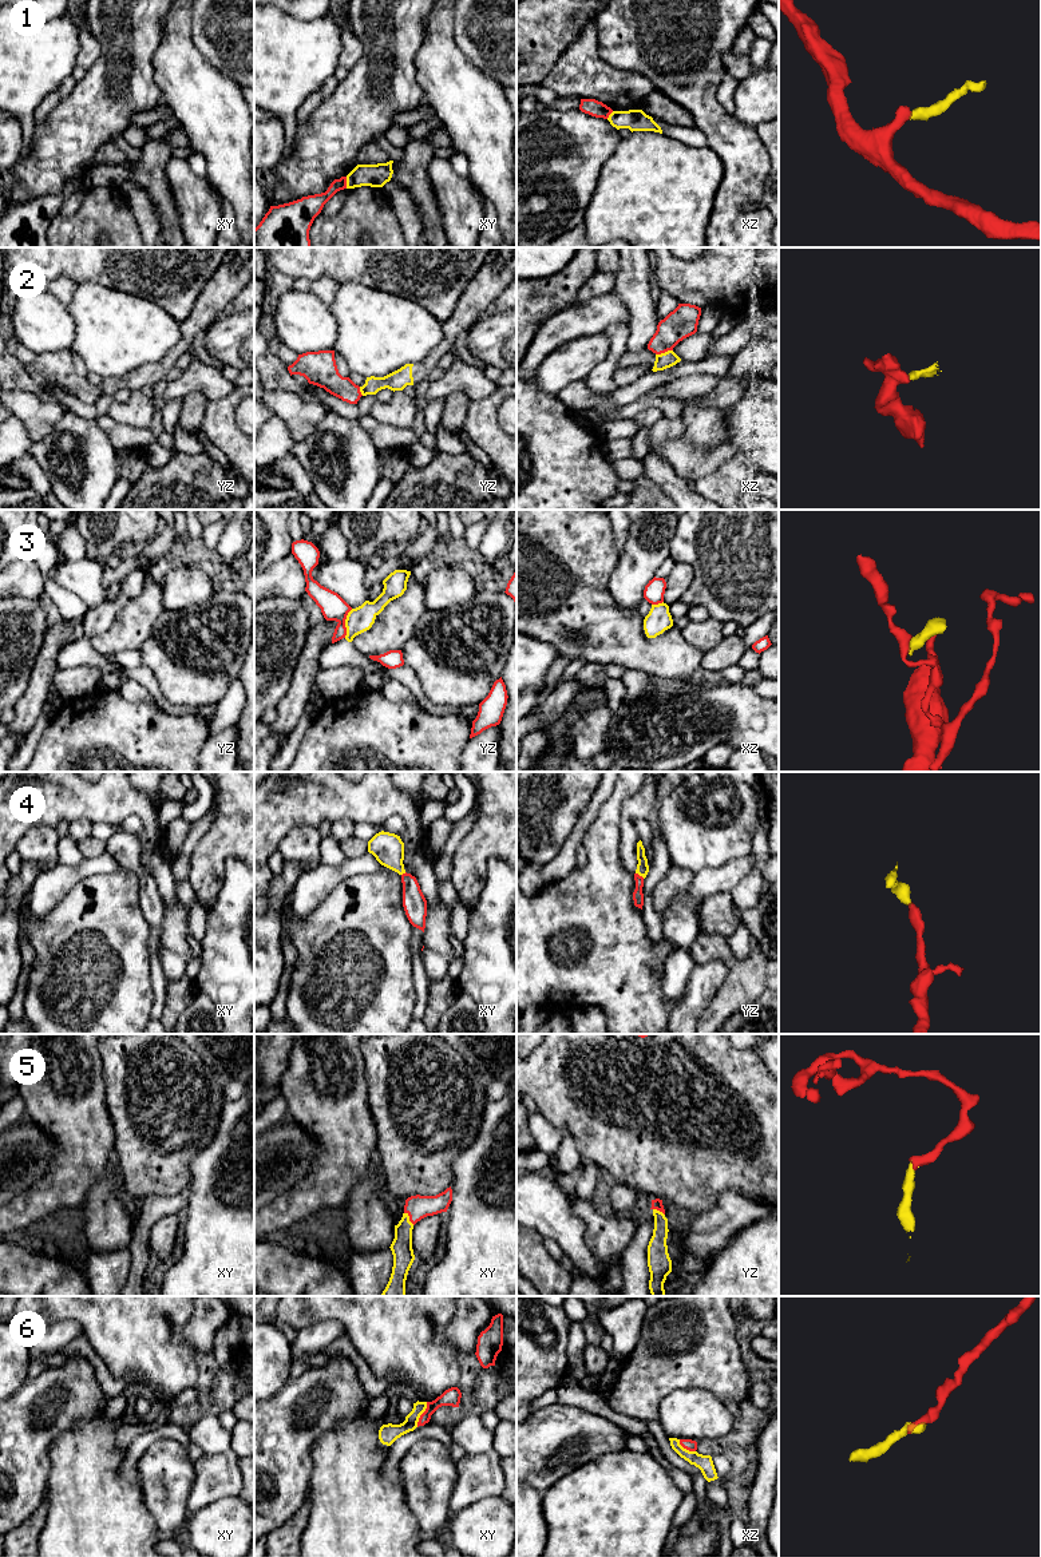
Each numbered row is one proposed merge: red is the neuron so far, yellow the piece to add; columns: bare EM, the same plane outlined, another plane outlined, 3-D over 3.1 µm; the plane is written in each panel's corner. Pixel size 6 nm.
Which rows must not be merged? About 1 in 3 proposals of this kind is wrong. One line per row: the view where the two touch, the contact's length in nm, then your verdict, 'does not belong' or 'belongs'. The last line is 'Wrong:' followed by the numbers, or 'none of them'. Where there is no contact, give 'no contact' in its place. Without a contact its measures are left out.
1: meets red in xy; contact 70 nm long; does not belong
2: meets red in xz; contact 110 nm long; belongs
3: meets red in yz; contact 180 nm long; does not belong
4: meets red in yz; contact 70 nm long; belongs
5: meets red in xy; contact 100 nm long; belongs
6: meets red in xy; contact 170 nm long; belongs
Wrong: 1, 3

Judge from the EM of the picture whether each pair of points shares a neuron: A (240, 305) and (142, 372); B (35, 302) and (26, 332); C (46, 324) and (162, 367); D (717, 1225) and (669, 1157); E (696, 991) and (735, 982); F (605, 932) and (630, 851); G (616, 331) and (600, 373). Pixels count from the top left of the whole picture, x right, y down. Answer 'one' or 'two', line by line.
A: two
B: one
C: two
D: two
E: two
F: two
G: one

